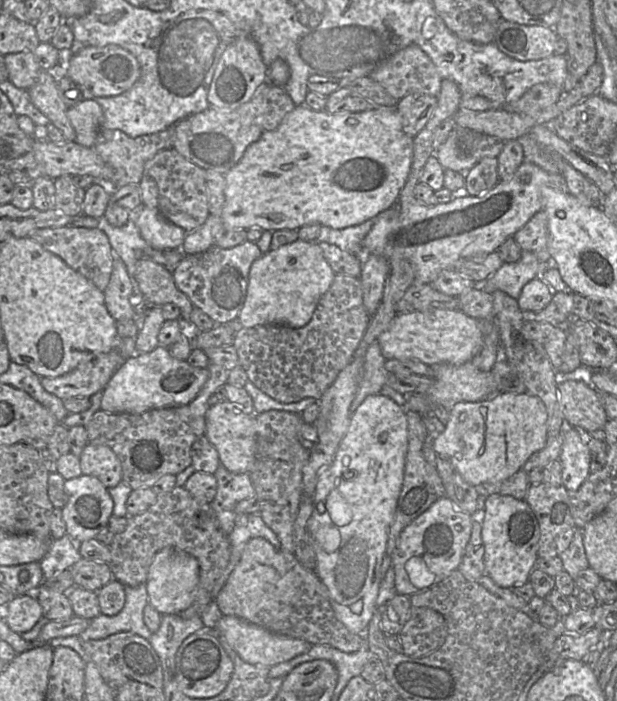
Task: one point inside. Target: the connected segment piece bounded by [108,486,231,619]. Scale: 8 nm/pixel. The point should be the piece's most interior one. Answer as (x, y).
(178, 520)

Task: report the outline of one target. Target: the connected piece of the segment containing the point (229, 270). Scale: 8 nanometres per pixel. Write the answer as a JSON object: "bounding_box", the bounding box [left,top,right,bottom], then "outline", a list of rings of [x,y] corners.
{"bounding_box":[173,240,262,324],"outline":[[[248,240],[232,248],[213,245],[204,252],[185,255],[174,269],[173,278],[195,307],[215,323],[224,324],[237,319],[247,294],[250,266],[262,254],[257,244]]]}

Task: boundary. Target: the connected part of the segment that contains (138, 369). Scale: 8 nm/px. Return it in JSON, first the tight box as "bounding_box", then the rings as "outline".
{"bounding_box":[100,345,209,414],"outline":[[[158,345],[149,353],[136,353],[126,359],[116,370],[103,389],[100,409],[108,413],[143,414],[157,408],[184,406],[200,393],[206,380],[208,380],[208,376],[209,371],[207,368],[194,367],[186,360],[178,360],[169,353],[168,348]]]}

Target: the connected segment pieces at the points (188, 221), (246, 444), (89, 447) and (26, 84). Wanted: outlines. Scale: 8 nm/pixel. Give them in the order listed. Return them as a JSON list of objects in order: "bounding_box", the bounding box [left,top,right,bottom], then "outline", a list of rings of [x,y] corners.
[{"bounding_box":[144,147,210,233],"outline":[[[169,147],[158,151],[145,163],[144,174],[153,178],[157,184],[158,209],[165,219],[181,227],[187,233],[204,224],[210,215],[205,169],[185,158],[173,147]]]},{"bounding_box":[204,402,256,474],"outline":[[[219,402],[209,407],[206,413],[204,435],[216,448],[221,465],[236,474],[249,473],[256,460],[256,415],[245,413],[230,402]]]},{"bounding_box":[80,443,122,488],"outline":[[[88,443],[80,455],[82,475],[94,476],[109,488],[122,481],[122,467],[116,454],[104,445]]]},{"bounding_box":[4,52,43,89],"outline":[[[33,52],[9,53],[4,60],[9,72],[8,81],[20,89],[30,89],[43,71]]]}]

